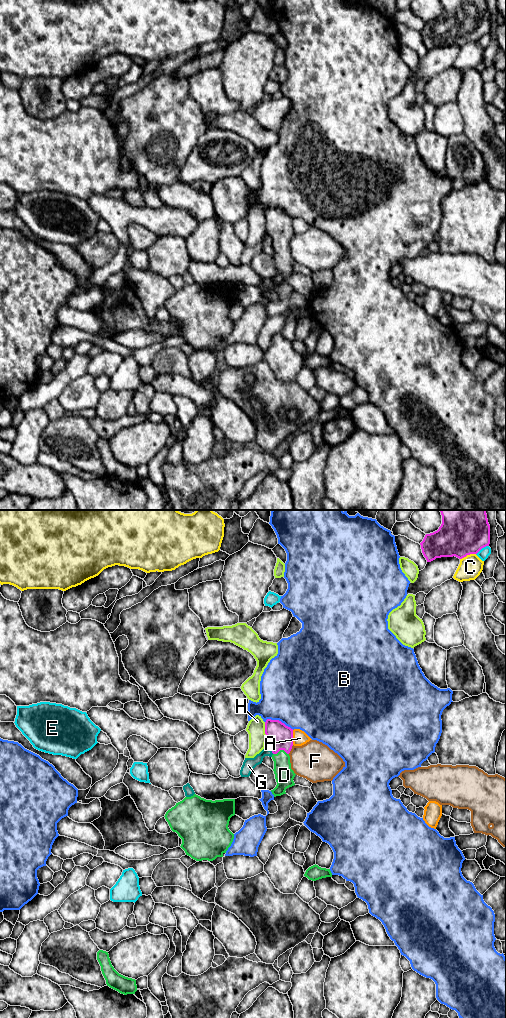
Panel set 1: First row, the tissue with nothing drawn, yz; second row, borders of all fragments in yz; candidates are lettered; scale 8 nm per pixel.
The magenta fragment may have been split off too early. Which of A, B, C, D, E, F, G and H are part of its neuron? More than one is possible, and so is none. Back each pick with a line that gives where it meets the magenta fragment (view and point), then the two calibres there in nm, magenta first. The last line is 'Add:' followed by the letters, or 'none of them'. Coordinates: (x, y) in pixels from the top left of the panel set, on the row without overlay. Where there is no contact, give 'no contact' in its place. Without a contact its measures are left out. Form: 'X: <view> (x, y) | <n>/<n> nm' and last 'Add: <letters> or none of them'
D: yz (280, 237) | 200/160 nm
Add: D

